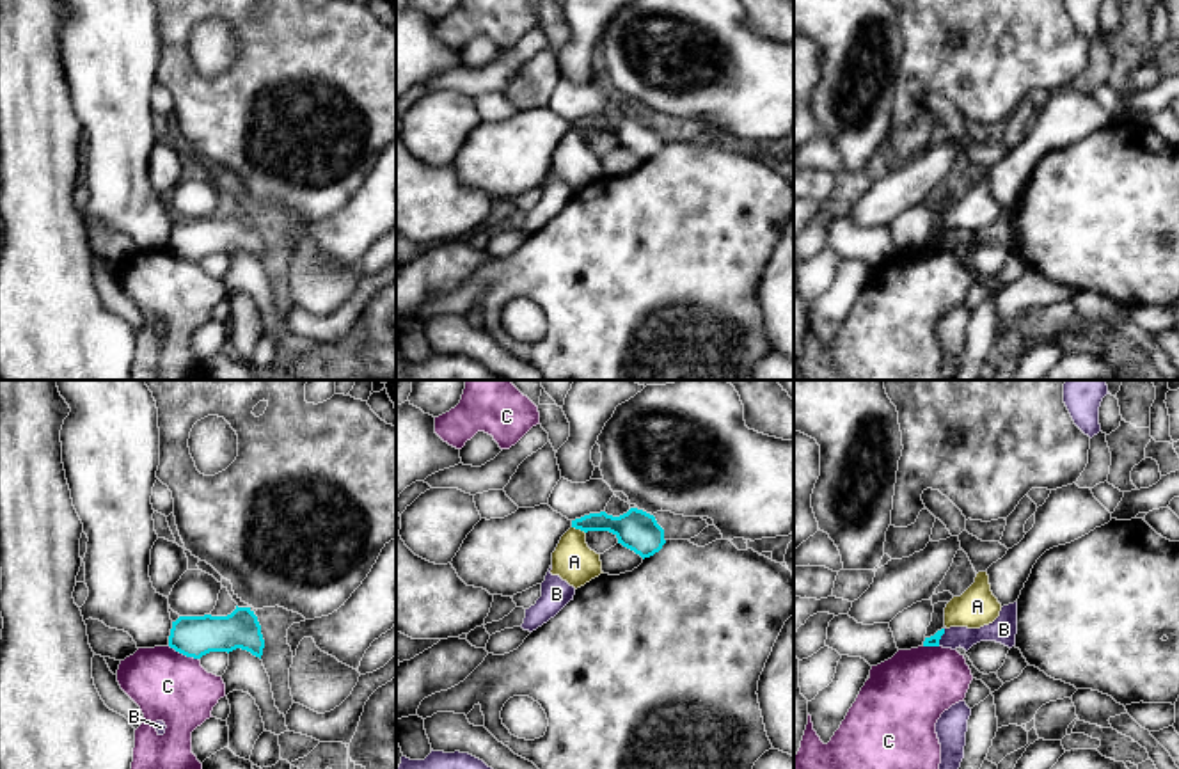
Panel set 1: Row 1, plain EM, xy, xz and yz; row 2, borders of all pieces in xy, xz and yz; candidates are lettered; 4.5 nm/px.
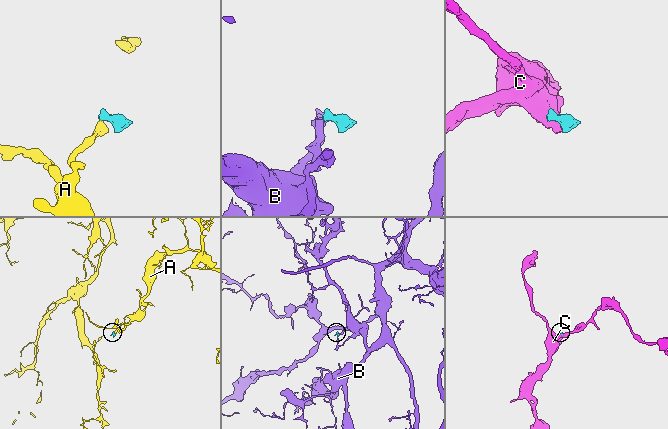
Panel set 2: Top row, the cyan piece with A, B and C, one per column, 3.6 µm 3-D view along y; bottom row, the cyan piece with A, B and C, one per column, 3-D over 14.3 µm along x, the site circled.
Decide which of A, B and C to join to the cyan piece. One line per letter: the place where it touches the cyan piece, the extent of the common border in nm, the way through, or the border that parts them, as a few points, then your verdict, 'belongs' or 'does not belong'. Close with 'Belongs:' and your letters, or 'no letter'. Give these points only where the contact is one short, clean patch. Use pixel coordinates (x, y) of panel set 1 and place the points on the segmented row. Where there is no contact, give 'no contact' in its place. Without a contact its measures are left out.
A: contact xz (579, 528); length 70 nm; way xz (634, 530), (615, 524), (579, 528), (574, 539), (574, 562); belongs
B: contact yz (940, 638); length 90 nm; border yz (945, 629), (938, 645); does not belong
C: contact xy (183, 654); length 160 nm; border xy (167, 645), (197, 659); does not belong
Belongs: A

